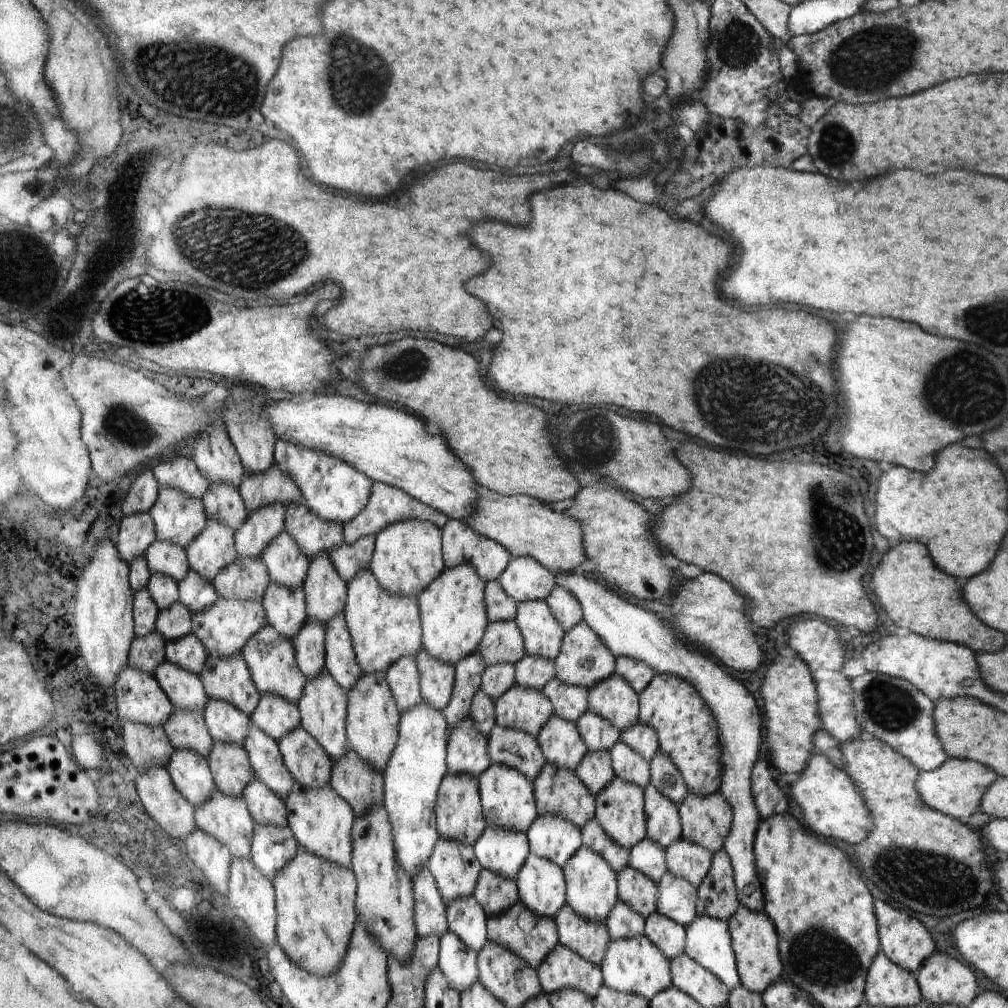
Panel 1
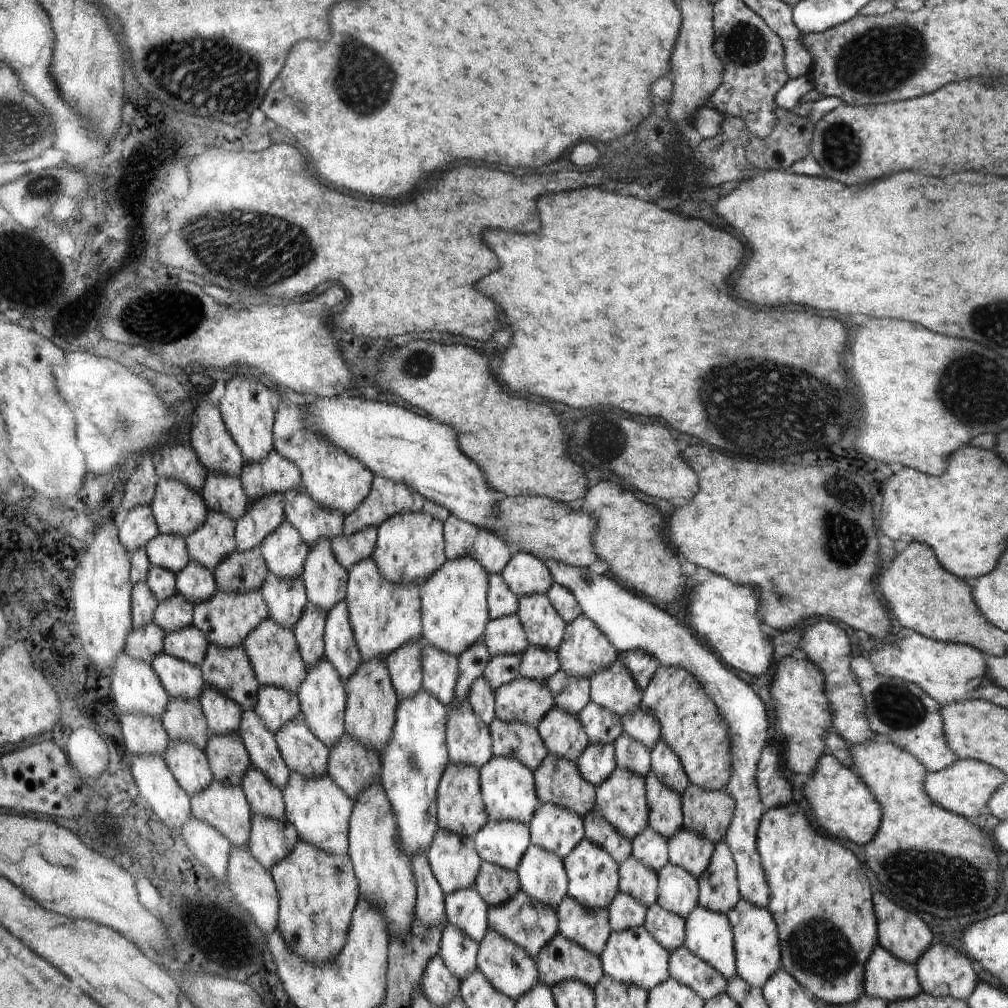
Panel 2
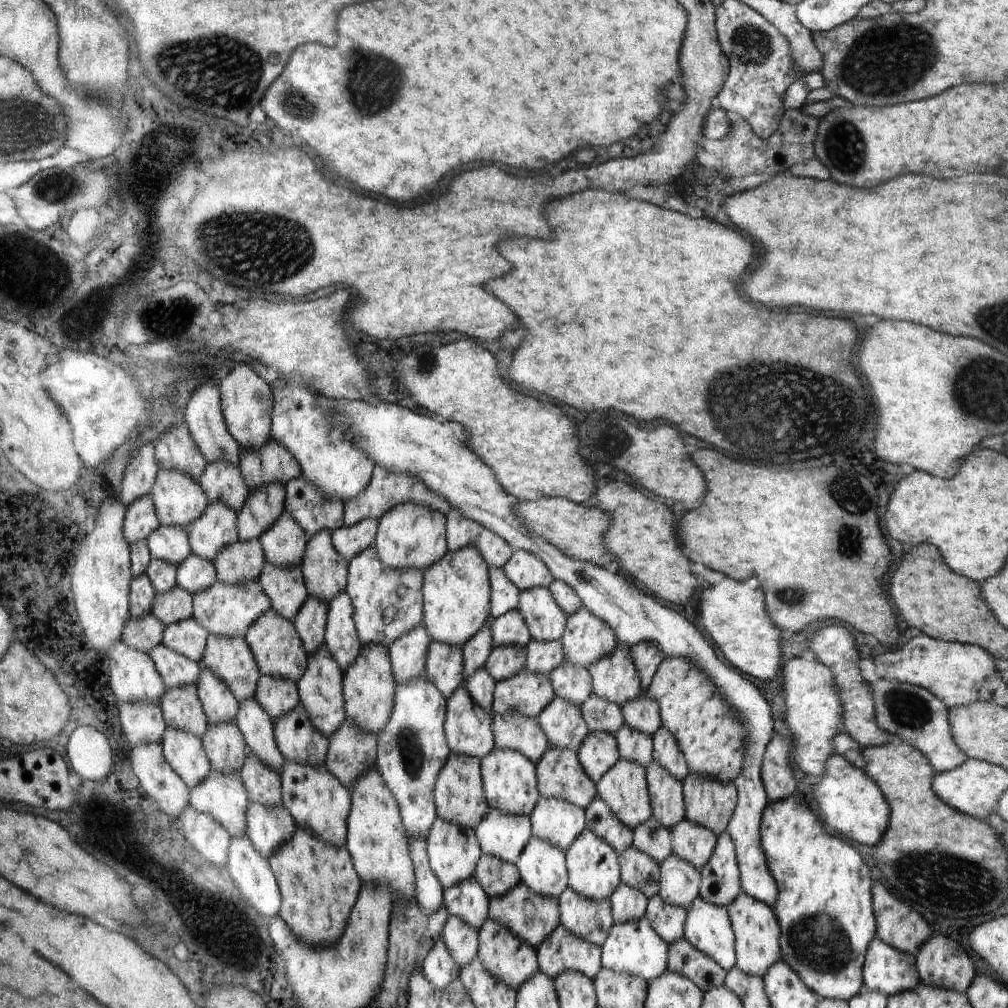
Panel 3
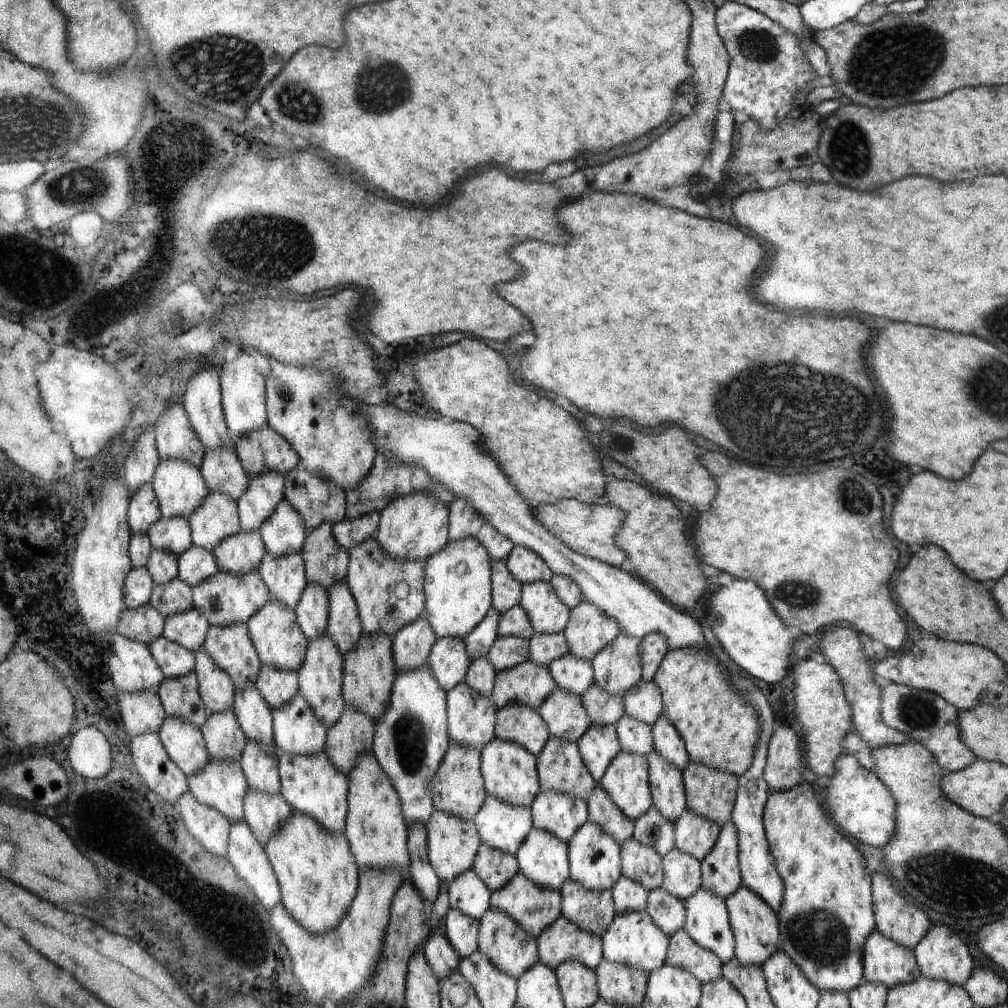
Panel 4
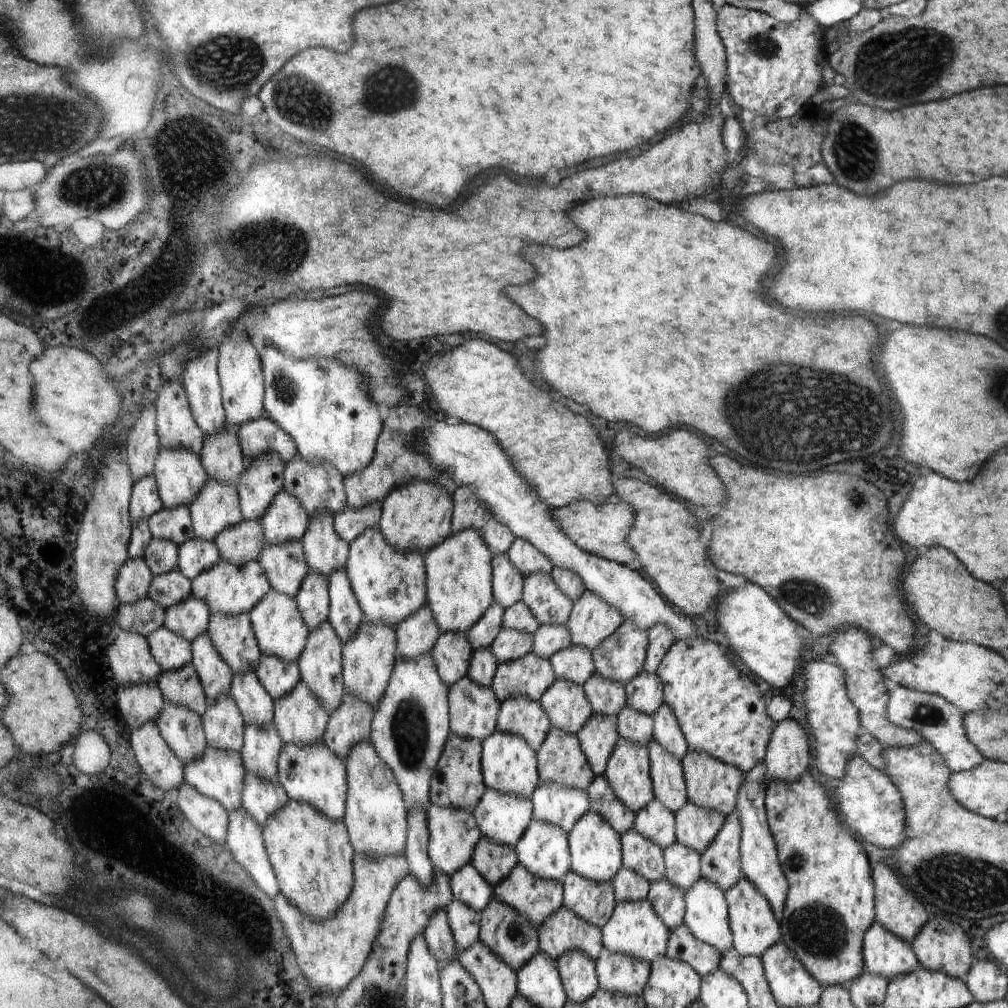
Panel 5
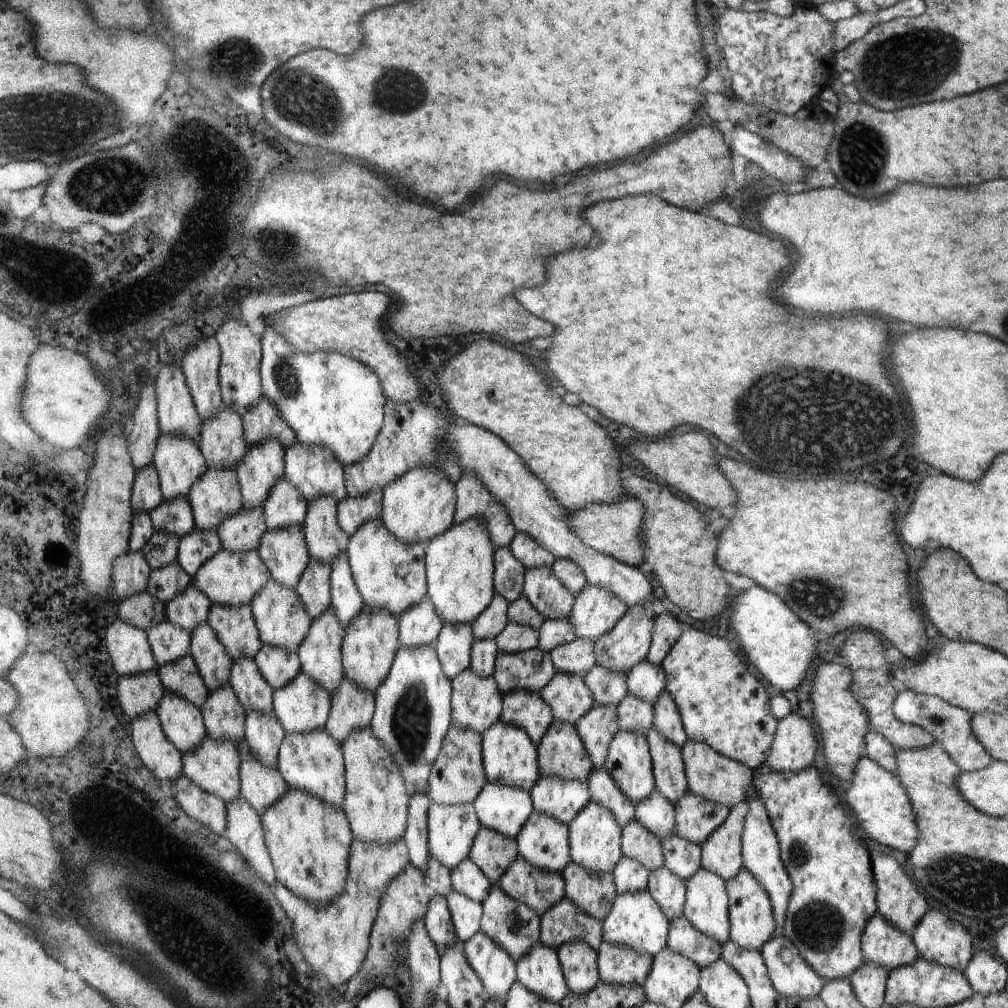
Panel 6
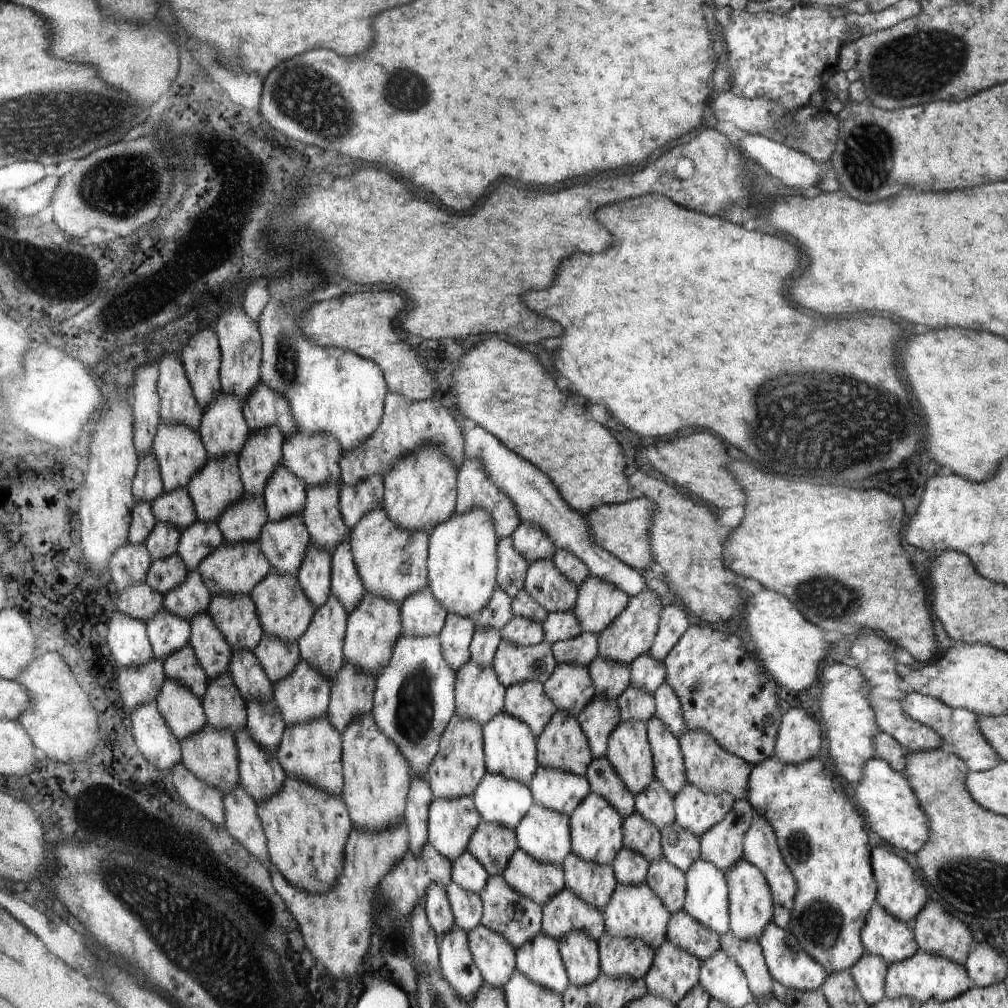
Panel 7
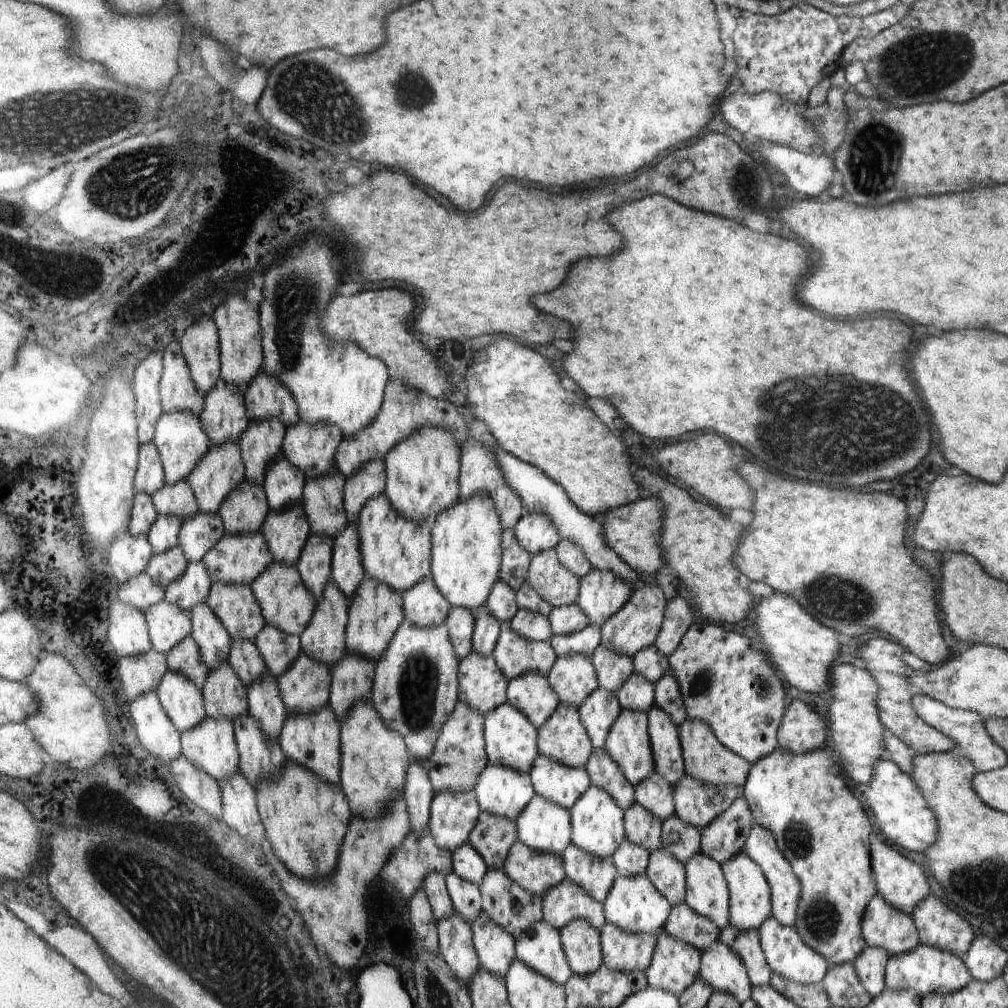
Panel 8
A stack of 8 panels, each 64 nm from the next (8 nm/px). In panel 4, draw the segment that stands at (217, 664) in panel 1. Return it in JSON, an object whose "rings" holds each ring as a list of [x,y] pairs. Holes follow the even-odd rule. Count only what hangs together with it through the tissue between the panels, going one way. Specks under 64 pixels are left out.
{"rings":[[[247,622],[214,625],[205,646],[215,661],[233,676],[235,690],[255,684],[260,676],[262,662],[252,644]]]}

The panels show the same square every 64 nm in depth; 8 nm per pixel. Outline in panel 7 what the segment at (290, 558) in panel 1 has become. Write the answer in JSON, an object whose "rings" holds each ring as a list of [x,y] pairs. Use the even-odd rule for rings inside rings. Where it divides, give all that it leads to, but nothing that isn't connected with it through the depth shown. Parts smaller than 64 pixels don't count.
{"rings":[[[283,463],[270,477],[263,490],[268,520],[277,521],[300,513],[306,502],[307,486]]]}

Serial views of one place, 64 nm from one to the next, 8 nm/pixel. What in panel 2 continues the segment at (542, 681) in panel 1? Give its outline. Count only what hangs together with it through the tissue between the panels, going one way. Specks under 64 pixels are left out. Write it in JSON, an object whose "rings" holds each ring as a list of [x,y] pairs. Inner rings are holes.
{"rings":[[[529,644],[522,655],[520,677],[546,681],[552,673],[561,668],[557,650]]]}

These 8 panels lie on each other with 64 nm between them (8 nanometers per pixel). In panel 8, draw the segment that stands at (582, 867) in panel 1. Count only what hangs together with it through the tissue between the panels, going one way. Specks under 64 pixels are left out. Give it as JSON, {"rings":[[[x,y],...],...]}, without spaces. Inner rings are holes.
{"rings":[[[591,784],[578,798],[578,806],[571,806],[570,810],[573,821],[572,844],[582,850],[603,859],[616,852],[618,845],[626,839],[625,810],[603,788]]]}

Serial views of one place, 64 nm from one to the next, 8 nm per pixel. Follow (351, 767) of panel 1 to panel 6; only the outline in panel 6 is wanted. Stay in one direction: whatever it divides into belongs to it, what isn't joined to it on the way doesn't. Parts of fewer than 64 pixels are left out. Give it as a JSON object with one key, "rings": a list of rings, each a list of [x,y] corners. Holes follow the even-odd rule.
{"rings":[[[346,677],[333,692],[332,708],[324,728],[341,744],[354,729],[364,728],[371,723],[374,704],[375,693]]]}

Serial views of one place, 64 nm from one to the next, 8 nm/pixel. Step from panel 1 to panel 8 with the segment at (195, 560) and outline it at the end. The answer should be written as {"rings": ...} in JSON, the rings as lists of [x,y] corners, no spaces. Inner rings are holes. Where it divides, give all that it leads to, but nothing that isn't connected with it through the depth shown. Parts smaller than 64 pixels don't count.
{"rings":[[[226,442],[222,446],[213,446],[210,454],[200,462],[200,466],[189,477],[198,498],[200,511],[204,514],[218,514],[224,502],[230,498],[245,479],[245,466],[242,466],[241,450],[236,442]]]}

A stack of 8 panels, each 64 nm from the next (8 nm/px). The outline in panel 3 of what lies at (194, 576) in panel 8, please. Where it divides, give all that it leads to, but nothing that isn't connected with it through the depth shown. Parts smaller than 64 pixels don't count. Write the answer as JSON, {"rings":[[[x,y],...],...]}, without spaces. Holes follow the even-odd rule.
{"rings":[[[194,615],[167,625],[164,643],[200,663],[205,658],[211,635],[211,632]]]}

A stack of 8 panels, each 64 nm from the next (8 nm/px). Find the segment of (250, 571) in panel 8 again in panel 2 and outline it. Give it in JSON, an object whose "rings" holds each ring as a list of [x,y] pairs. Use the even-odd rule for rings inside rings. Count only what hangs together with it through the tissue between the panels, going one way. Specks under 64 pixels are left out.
{"rings":[[[218,589],[209,599],[195,604],[195,625],[200,627],[212,643],[233,647],[244,643],[245,638],[269,617],[269,606],[260,590],[235,593]]]}

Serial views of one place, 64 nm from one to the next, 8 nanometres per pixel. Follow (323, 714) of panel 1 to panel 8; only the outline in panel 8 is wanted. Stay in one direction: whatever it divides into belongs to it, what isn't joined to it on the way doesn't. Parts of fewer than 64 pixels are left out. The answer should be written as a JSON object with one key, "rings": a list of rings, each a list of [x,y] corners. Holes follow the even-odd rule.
{"rings":[[[332,581],[328,582],[322,592],[322,598],[317,600],[317,609],[312,621],[305,632],[299,636],[301,651],[314,660],[324,662],[332,670],[344,658],[344,630],[348,629],[346,620],[349,620],[346,614],[349,614],[346,596],[332,584]]]}

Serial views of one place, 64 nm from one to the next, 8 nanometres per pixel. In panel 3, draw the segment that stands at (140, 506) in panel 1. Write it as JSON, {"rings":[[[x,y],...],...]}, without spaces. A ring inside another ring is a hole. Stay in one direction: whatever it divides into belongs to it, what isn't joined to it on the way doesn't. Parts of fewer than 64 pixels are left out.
{"rings":[[[152,438],[152,442],[142,448],[142,452],[134,457],[130,468],[126,470],[121,498],[128,506],[153,492],[162,469],[158,462],[156,442],[157,439]]]}

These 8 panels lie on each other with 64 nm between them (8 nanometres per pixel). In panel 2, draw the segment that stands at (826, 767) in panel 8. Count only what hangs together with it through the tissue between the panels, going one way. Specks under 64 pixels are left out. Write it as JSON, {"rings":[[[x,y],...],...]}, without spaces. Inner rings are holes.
{"rings":[[[795,802],[778,807],[777,809],[771,808],[770,810],[766,810],[766,814],[762,816],[760,826],[758,826],[757,849],[761,858],[764,874],[767,876],[767,881],[771,886],[771,901],[768,903],[768,910],[774,917],[778,927],[781,968],[793,975],[806,990],[818,995],[818,998],[821,998],[826,1005],[842,1005],[848,1007],[856,1003],[865,992],[864,977],[867,958],[870,956],[870,953],[873,952],[874,948],[876,948],[876,942],[880,942],[880,935],[878,934],[878,930],[876,930],[876,918],[874,918],[874,910],[872,910],[872,908],[874,908],[874,904],[872,904],[872,890],[870,890],[870,886],[868,886],[868,878],[866,878],[866,874],[864,874],[864,870],[862,870],[862,864],[860,864],[858,858],[856,858],[850,850],[846,850],[840,842],[822,836],[822,834],[812,826],[812,822],[798,810],[798,805]]]}

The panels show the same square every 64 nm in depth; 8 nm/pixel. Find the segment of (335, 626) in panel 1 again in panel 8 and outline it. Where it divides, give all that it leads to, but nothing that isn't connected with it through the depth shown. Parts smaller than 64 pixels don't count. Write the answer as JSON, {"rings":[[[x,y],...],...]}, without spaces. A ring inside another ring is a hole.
{"rings":[[[357,522],[349,524],[333,539],[331,555],[331,581],[344,596],[354,598],[358,586],[365,580],[360,554],[360,536]]]}

